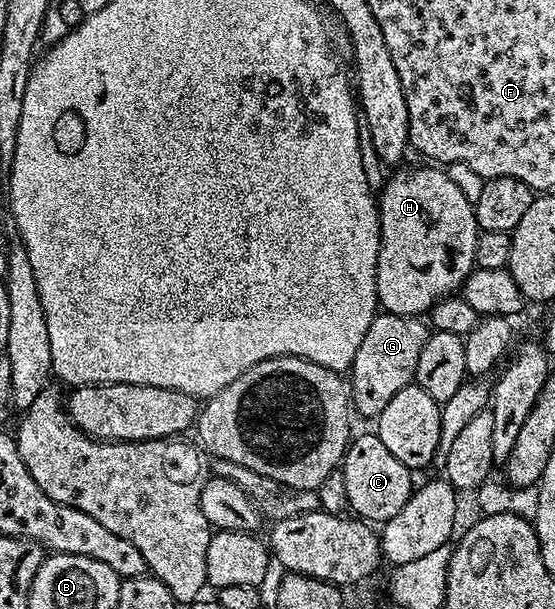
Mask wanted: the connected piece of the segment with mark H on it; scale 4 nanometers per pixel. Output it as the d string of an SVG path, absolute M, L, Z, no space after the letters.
M427 166L431 168L407 168L400 167L391 176L391 181L380 191L377 196L379 205L379 257L377 258L377 298L379 299L379 308L383 312L392 312L398 316L417 316L422 317L430 313L431 307L438 304L440 300L458 293L462 289L463 283L467 281L467 276L475 267L475 251L477 250L477 238L481 231L479 223L475 220L475 209L472 201L461 194L457 182L453 182L450 171L444 170L439 166Z

